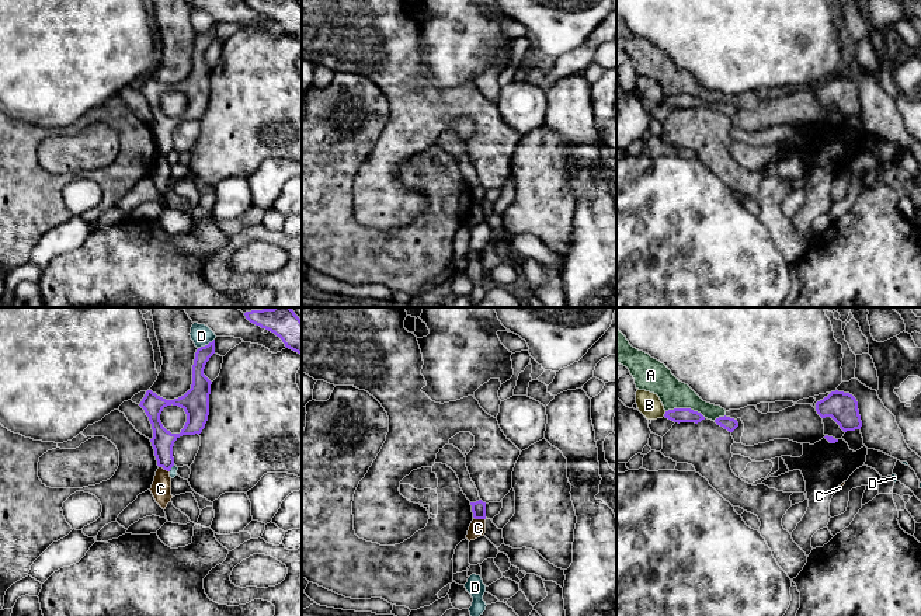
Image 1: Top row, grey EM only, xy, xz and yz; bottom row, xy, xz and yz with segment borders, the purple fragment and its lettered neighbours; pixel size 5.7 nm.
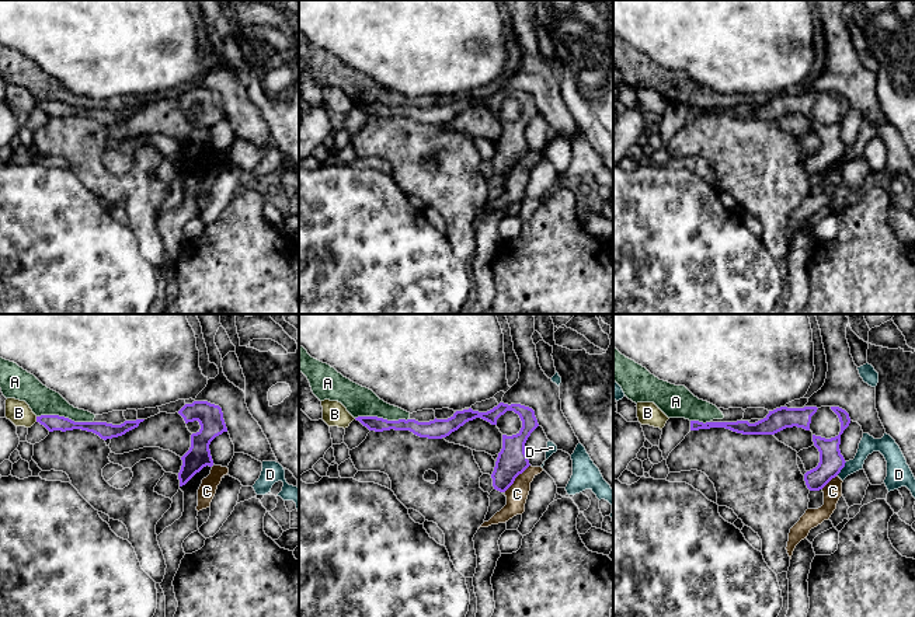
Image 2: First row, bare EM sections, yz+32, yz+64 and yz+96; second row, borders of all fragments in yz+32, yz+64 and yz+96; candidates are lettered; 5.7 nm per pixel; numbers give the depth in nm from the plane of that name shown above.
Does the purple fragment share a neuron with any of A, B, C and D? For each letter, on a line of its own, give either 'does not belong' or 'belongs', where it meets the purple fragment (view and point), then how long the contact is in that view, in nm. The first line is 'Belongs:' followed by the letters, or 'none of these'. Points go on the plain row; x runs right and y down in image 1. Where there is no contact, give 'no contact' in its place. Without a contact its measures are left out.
Belongs: none of these
A: does not belong | yz (685, 94) | 240 nm
B: does not belong | yz (664, 100) | 40 nm
C: does not belong | xz (479, 204) | 70 nm
D: does not belong | xy (205, 31) | 110 nm

